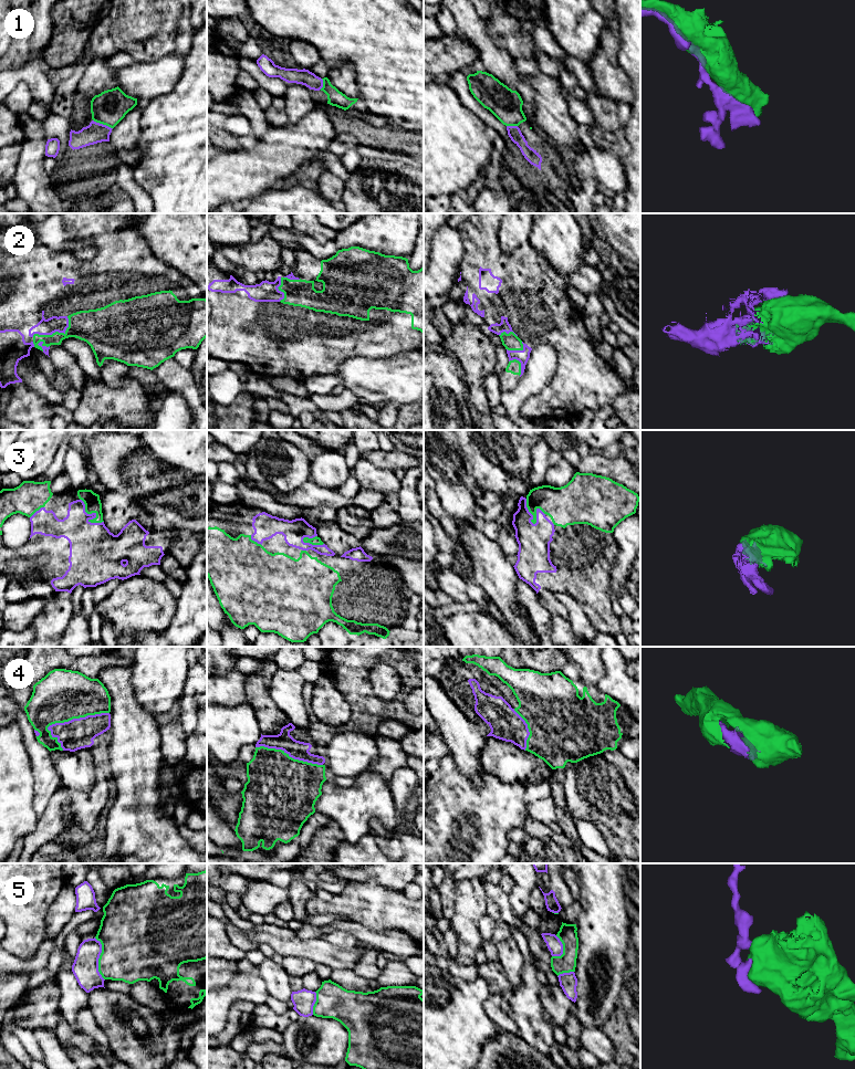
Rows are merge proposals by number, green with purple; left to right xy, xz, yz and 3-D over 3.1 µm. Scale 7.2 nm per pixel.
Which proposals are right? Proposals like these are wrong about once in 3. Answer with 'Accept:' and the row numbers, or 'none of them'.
Accept: 2, 3, 4

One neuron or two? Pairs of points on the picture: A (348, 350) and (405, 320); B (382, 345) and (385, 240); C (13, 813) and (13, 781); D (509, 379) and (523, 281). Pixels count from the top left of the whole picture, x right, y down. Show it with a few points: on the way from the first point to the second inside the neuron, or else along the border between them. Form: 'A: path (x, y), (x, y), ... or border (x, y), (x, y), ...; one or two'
A: path (363, 343), (374, 339), (387, 339), (393, 334); one
B: border (360, 248), (385, 254), (402, 255), (407, 259); two
C: path (13, 805), (14, 788); one
D: path (514, 355), (514, 345), (510, 341), (511, 305); one

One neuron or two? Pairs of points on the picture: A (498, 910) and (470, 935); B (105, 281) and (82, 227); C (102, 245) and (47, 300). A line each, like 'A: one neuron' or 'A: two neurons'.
A: two neurons
B: one neuron
C: one neuron

